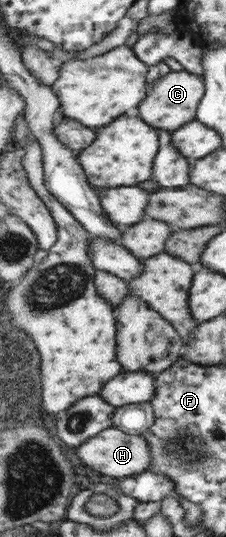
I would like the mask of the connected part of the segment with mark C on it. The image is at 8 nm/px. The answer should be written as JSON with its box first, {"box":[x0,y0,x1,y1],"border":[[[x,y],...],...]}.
{"box":[140,68,207,132],"border":[[[185,68],[181,71],[172,71],[156,80],[152,90],[148,92],[148,98],[140,104],[140,118],[144,118],[144,122],[148,122],[150,126],[156,126],[158,132],[174,132],[197,119],[200,101],[206,92],[207,86],[200,75],[192,74]]]}

